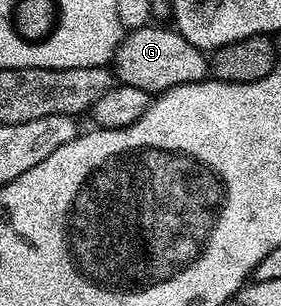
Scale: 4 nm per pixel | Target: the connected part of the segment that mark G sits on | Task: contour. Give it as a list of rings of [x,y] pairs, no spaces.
[[[152,24],[124,33],[113,59],[113,73],[122,85],[141,88],[147,94],[158,96],[175,86],[202,82],[208,77],[208,55],[202,49],[199,51],[195,42],[185,40],[178,30],[166,30],[163,26],[166,25]]]

